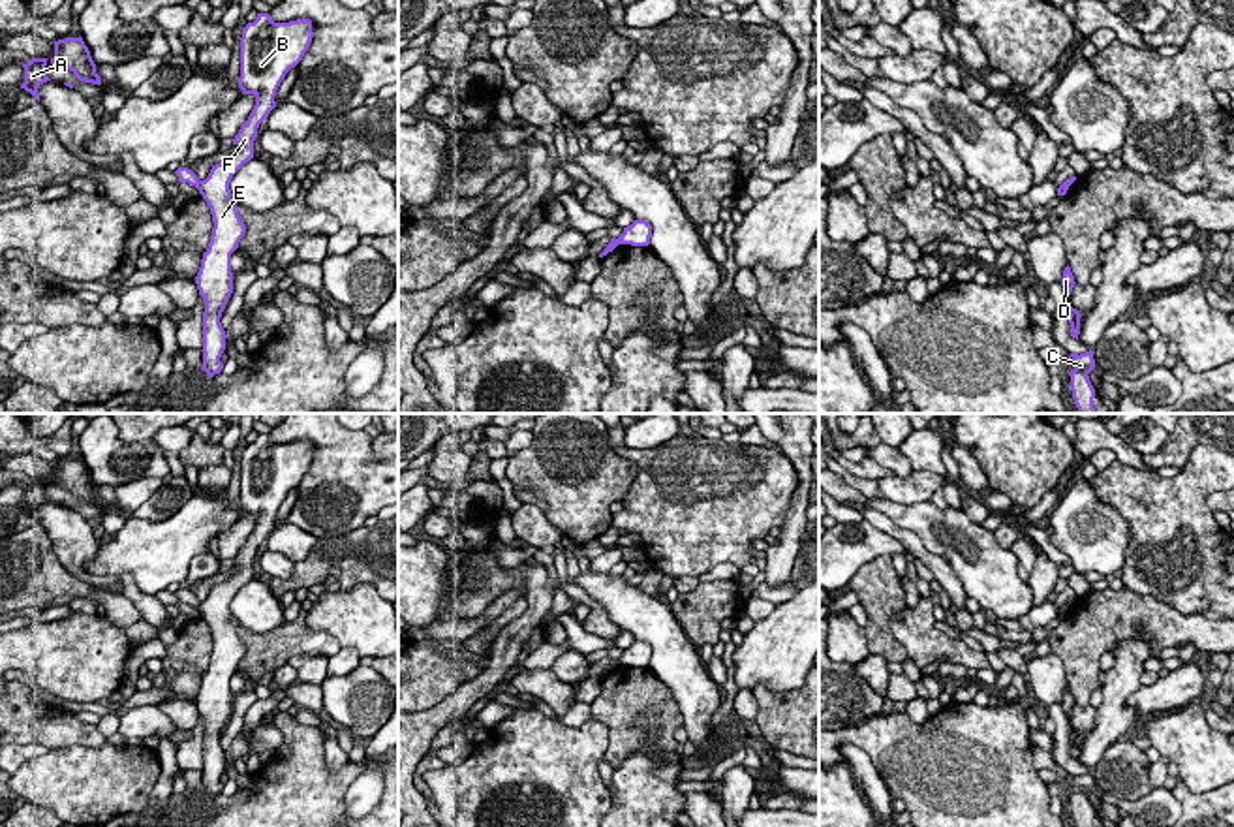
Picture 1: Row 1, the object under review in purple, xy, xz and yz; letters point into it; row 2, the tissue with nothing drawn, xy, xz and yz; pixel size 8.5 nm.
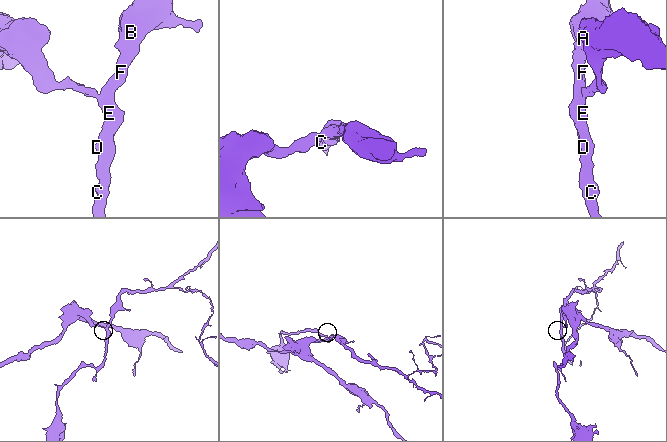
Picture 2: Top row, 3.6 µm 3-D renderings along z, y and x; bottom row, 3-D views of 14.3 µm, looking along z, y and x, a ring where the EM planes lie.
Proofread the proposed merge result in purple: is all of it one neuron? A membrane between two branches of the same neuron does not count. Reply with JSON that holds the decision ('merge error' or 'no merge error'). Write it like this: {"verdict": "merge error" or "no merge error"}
{"verdict": "merge error"}

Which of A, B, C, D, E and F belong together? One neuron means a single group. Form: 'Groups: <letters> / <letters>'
Groups: A / B C D E F

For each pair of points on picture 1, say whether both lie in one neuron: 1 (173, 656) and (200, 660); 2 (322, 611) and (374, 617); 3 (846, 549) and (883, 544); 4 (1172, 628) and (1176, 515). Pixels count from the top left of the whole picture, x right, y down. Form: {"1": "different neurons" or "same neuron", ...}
{"1": "same neuron", "2": "same neuron", "3": "same neuron", "4": "different neurons"}

